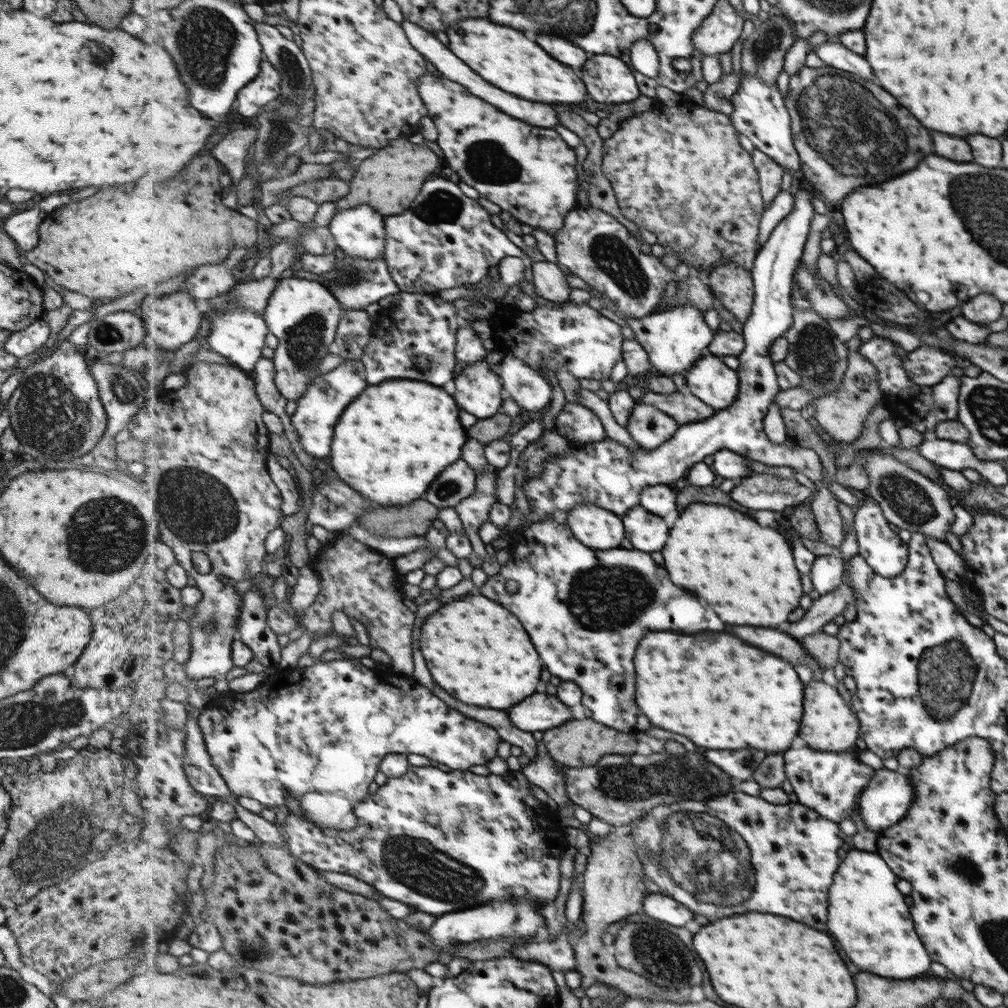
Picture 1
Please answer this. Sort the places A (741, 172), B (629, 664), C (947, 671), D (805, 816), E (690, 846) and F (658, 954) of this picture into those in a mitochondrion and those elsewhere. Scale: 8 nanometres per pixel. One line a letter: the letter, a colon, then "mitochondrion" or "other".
A: other
B: other
C: mitochondrion
D: other
E: mitochondrion
F: mitochondrion

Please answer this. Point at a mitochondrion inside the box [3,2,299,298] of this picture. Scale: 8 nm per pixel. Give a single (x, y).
(205, 39)

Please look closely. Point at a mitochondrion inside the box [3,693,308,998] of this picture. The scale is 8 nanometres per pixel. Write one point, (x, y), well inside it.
(61, 834)

